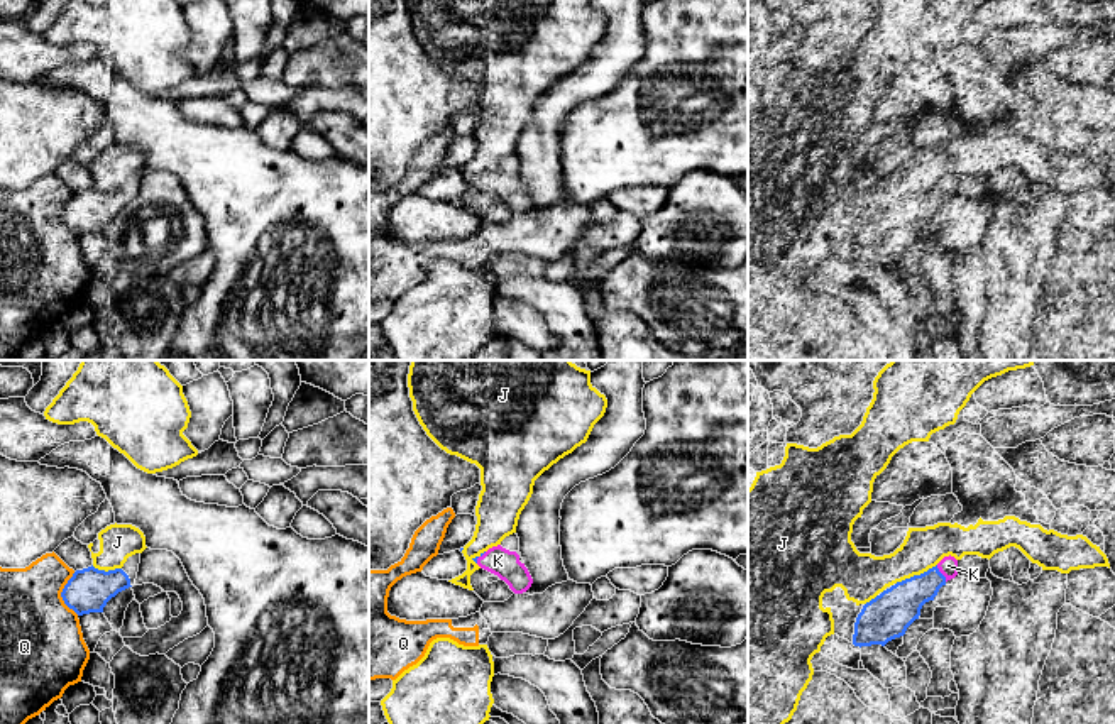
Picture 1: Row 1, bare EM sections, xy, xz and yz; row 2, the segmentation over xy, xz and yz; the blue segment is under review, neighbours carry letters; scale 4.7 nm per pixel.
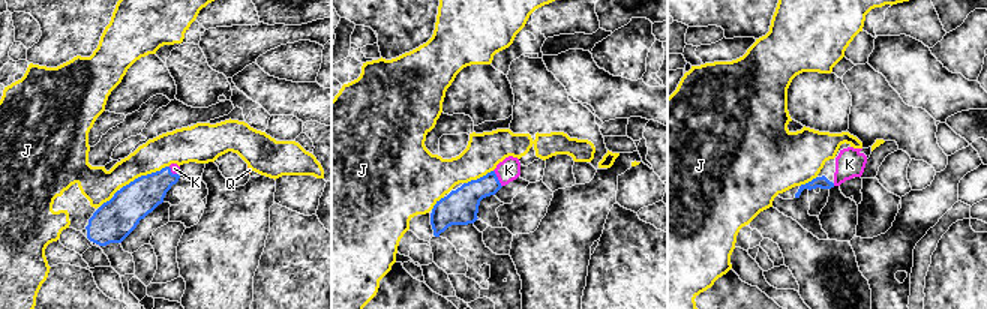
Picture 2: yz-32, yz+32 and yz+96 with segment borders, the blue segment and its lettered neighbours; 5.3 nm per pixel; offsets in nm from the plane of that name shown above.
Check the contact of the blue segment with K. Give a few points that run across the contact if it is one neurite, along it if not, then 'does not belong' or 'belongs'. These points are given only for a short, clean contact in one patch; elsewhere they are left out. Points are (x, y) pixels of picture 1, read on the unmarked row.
belongs

